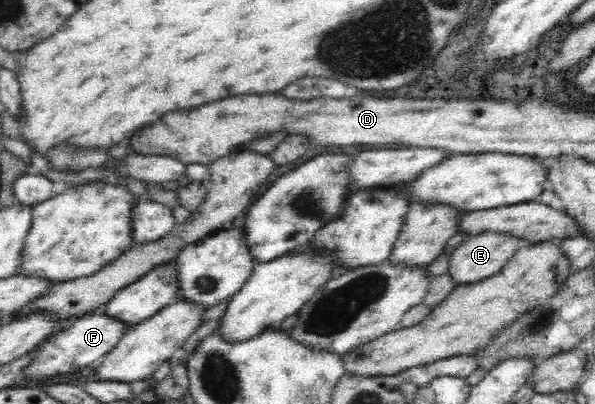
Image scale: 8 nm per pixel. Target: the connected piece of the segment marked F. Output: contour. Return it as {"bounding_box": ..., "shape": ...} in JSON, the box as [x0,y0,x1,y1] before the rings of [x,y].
{"bounding_box":[24,310,128,382],"shape":[[[99,310],[90,312],[90,314],[74,320],[68,329],[49,335],[49,340],[43,345],[41,354],[37,355],[24,373],[28,378],[34,378],[35,382],[42,382],[46,378],[52,378],[53,375],[78,372],[81,368],[94,365],[110,355],[128,329],[125,322],[115,320],[104,312]]]}

